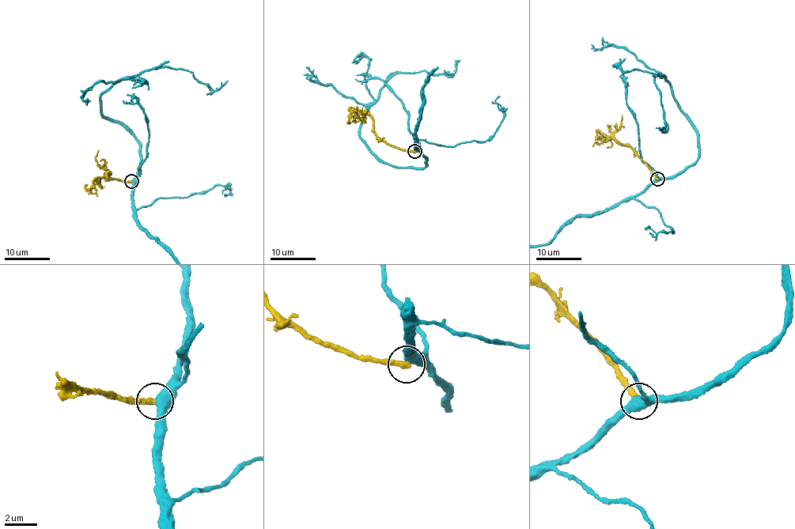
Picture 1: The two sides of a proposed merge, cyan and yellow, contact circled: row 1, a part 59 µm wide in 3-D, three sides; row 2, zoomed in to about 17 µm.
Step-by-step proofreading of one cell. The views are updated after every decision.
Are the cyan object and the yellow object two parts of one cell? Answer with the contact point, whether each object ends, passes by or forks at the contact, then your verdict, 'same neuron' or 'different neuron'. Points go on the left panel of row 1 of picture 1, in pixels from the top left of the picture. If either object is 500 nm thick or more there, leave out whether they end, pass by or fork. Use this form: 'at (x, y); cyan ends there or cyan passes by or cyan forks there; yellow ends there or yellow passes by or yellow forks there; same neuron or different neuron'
at (131, 181); cyan passes by; yellow ends there; different neuron

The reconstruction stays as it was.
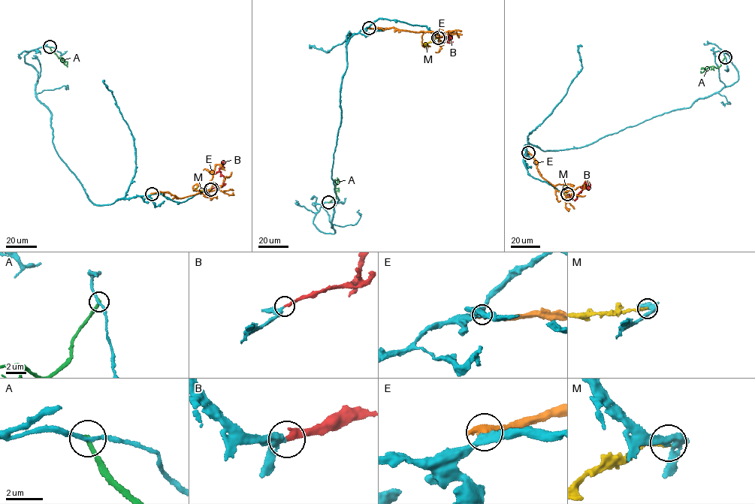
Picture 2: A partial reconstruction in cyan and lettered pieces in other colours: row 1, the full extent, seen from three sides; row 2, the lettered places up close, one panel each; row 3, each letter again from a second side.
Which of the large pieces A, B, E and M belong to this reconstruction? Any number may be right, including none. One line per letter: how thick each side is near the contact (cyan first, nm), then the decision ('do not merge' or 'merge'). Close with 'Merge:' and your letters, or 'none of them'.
A: 200 nm thick on the cyan side, 280 nm on the other; do not merge
B: 280 nm thick on the cyan side, 320 nm on the other; merge
E: 400 nm thick on the cyan side, 480 nm on the other; do not merge
M: 360 nm thick on the cyan side, 280 nm on the other; do not merge
Merge: B

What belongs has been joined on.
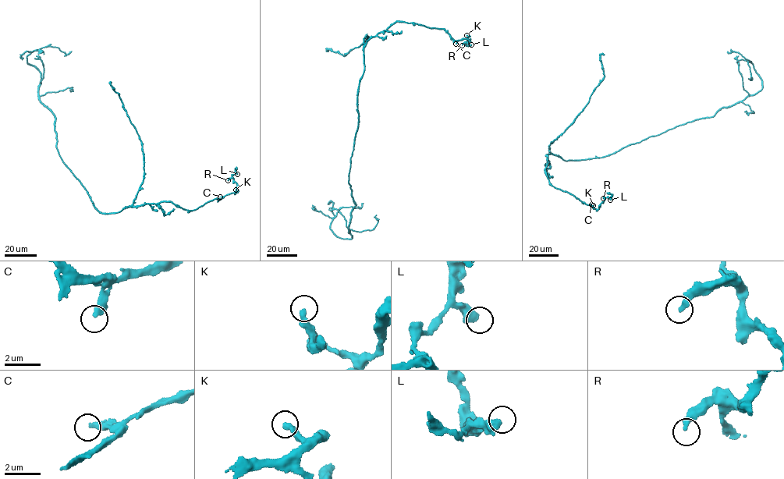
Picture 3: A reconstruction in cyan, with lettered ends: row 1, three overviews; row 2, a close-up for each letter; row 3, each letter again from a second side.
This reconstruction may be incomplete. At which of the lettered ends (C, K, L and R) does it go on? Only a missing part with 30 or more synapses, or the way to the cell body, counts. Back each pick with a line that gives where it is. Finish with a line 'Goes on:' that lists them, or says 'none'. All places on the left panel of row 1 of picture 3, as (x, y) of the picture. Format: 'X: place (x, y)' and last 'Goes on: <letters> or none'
C: place (220, 196)
Goes on: C

